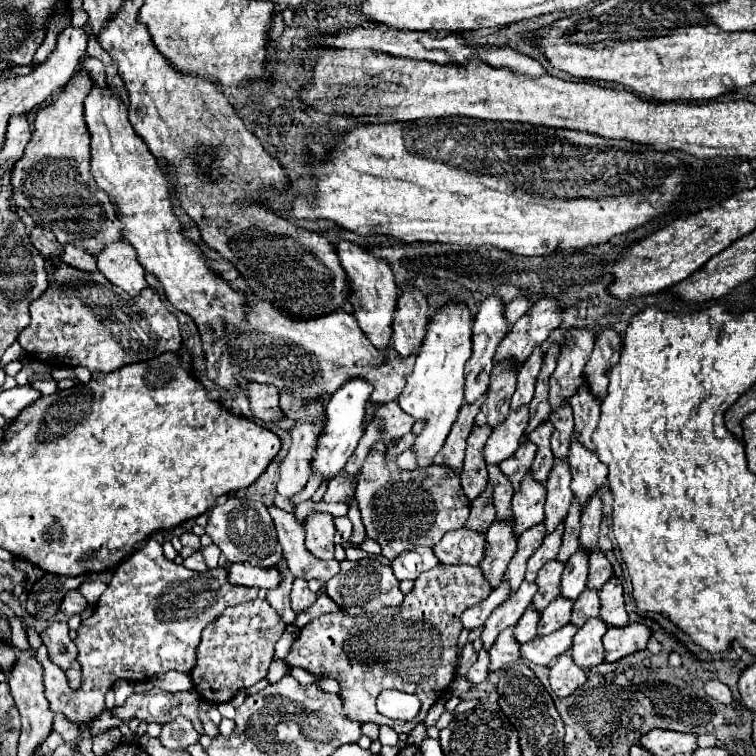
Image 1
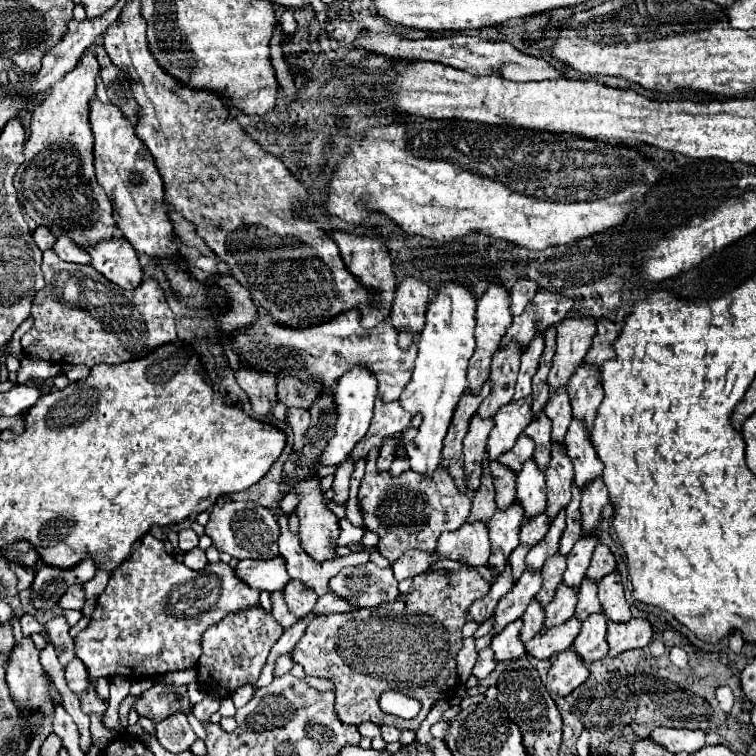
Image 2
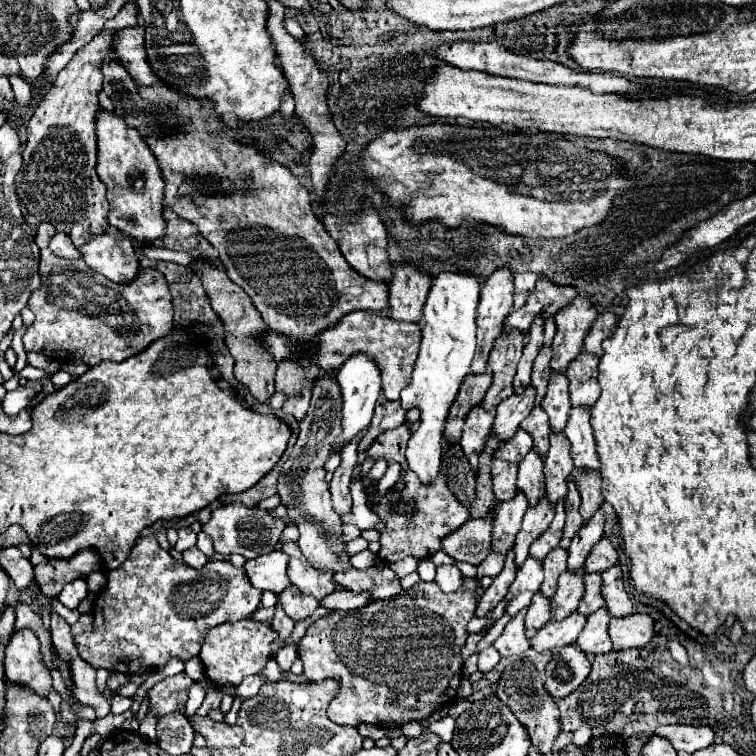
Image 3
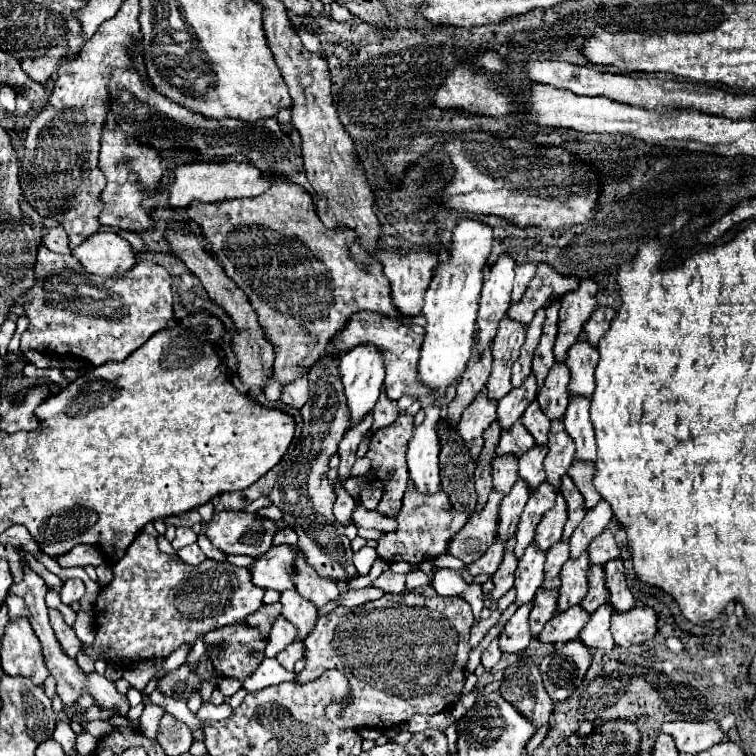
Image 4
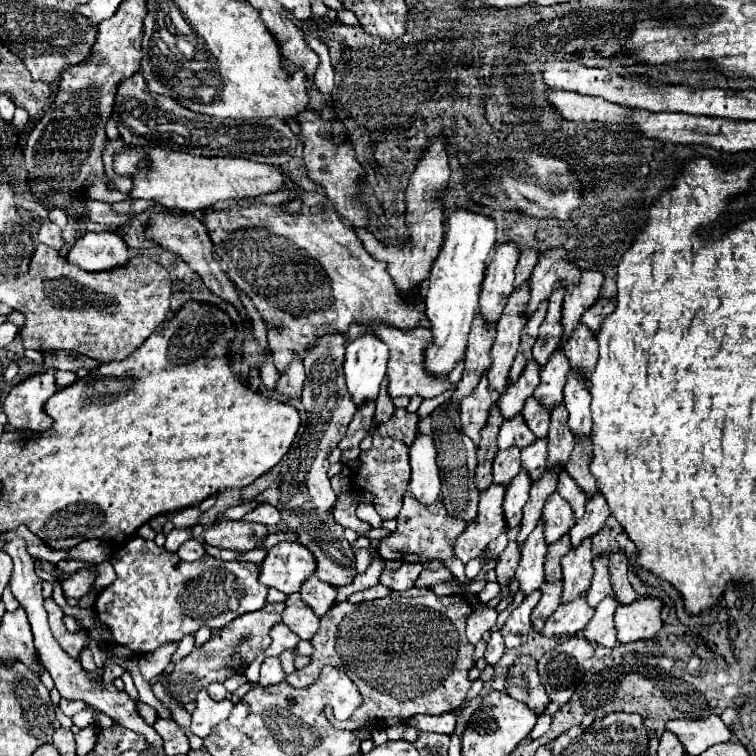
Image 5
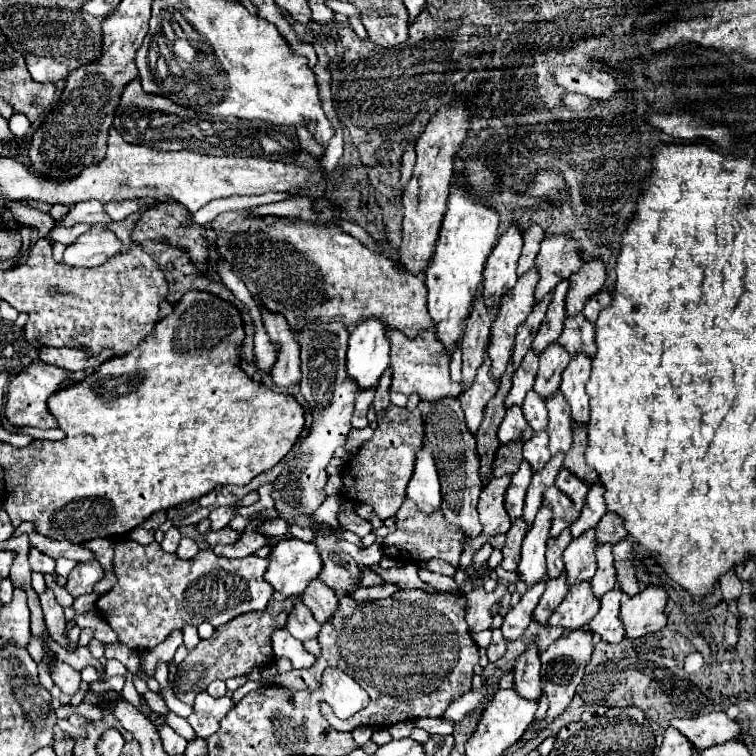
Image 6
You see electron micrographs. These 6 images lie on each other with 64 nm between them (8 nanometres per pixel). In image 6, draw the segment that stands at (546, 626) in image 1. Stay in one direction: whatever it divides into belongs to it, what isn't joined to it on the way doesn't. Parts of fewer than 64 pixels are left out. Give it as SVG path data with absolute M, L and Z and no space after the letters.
M596 530L584 532L580 538L572 540L570 546L564 550L564 566L566 566L566 580L568 586L578 582L590 582L596 572Z

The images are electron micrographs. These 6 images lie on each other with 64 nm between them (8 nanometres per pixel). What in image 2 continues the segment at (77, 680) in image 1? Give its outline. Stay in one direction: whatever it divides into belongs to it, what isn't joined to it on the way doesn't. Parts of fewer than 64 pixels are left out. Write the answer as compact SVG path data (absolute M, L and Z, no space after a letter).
M74 658L66 666L66 684L74 694L82 694L88 688L88 674L86 674L86 666L82 664L82 660Z

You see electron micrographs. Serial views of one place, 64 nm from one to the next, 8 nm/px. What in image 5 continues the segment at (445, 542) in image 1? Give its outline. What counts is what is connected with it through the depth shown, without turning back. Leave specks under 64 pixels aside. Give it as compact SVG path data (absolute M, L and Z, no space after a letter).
M492 484L486 492L482 492L478 504L478 520L474 520L474 524L468 524L466 530L454 542L456 558L460 558L464 564L472 558L478 558L486 550L490 540L506 532L502 500L504 488L498 484Z

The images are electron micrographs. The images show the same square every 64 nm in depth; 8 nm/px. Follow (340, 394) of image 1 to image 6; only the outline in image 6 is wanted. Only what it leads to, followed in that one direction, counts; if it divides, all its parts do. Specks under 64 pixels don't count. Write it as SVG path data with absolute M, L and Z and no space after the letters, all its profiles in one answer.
M364 320L350 332L346 370L348 376L358 384L358 390L376 388L382 372L388 368L390 342L386 340L386 326L376 320Z

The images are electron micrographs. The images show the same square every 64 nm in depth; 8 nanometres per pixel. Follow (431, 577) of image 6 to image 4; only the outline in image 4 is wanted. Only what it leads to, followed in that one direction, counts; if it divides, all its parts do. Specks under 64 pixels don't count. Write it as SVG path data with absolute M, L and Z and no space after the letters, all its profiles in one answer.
M414 570L414 572L410 572L410 574L406 576L406 588L408 588L408 590L414 590L414 588L424 586L424 584L428 584L428 582L430 582L428 576L426 576L424 572L420 572L420 570Z

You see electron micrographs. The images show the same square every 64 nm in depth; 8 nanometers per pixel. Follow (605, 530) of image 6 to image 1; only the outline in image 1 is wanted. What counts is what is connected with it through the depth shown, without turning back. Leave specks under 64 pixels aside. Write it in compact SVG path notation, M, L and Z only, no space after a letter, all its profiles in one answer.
M594 552L590 556L590 572L588 572L588 588L590 590L600 590L606 580L612 578L612 564L602 552Z

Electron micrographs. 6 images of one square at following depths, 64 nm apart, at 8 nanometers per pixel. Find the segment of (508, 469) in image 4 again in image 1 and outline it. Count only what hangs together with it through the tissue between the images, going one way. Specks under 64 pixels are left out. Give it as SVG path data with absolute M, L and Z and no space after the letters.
M488 466L488 478L490 478L488 482L494 488L492 502L496 508L496 520L510 520L512 518L512 508L510 508L512 484L510 484L510 480L506 480L506 476L500 472L498 466Z

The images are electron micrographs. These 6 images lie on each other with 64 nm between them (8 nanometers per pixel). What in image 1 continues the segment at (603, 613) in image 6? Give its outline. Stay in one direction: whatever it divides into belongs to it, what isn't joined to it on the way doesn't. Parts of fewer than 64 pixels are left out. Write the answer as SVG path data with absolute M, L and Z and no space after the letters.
M590 618L574 636L572 660L576 666L588 670L604 662L602 636L606 634L606 624L600 618Z

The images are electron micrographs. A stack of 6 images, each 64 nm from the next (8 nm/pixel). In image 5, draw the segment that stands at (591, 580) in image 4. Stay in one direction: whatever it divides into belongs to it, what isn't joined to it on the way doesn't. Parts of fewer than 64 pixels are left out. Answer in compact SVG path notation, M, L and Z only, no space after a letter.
M598 556L594 558L594 578L586 594L586 602L594 608L600 600L604 600L610 594L612 594L612 586L610 586L610 572L608 572L608 556Z

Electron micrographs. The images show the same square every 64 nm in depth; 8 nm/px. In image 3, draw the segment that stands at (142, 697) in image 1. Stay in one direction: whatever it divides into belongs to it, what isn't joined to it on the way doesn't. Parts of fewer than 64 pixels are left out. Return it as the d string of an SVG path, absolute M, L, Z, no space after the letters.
M184 672L172 678L164 678L154 688L148 690L148 698L150 698L148 710L160 718L184 708L190 686L192 686L192 680Z

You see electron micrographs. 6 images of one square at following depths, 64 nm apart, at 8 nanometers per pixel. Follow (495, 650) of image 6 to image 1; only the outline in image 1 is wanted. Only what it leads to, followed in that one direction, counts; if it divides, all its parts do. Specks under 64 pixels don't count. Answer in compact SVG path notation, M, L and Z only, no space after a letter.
M480 650L478 660L474 662L474 666L466 674L466 680L472 684L480 684L486 680L486 676L488 676L488 652Z

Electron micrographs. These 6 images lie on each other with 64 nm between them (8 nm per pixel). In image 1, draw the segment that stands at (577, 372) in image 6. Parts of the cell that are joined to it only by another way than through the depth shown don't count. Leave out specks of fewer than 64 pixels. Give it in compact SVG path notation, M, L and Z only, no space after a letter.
M576 432L572 434L572 444L568 452L568 464L572 472L572 492L576 500L580 502L580 508L586 506L586 502L598 492L600 486L606 484L608 468L598 460L594 452L578 444Z

